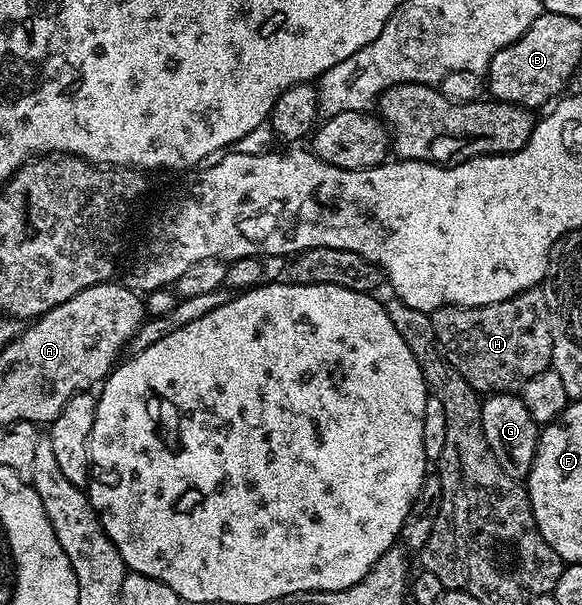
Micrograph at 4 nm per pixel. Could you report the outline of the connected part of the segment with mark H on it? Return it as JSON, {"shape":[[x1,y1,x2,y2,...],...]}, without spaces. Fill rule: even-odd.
{"shape":[[540,287,528,288,527,291,515,294,503,302,491,302,487,306,448,304,437,308,431,315,437,347,445,356,445,361,455,370,459,370,459,374,463,374,465,381,479,394,520,393,522,386,531,378,535,378,535,374,552,365,551,326,545,294]]}

